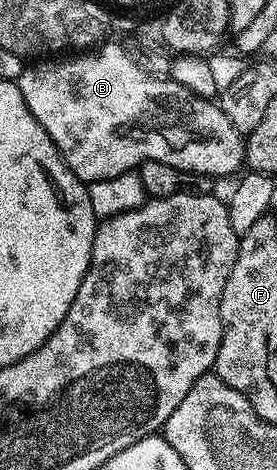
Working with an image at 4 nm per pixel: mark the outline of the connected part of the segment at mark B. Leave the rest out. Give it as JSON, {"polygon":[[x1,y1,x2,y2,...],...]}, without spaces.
{"polygon":[[103,42,93,50,83,51,81,54,74,54,71,60,62,60,66,58,42,58,37,62,30,62,23,67,17,86,20,94,24,94,24,102,28,106,28,110,32,110,32,114,36,118,36,122,40,122,40,126,44,126,44,130,52,138,52,142,58,148,62,160,66,166,73,170,78,179,83,182,91,182,96,180,115,179,118,175,124,175,126,172,132,172,137,169,139,164,146,160,155,160,156,162,164,162,168,166,176,166,185,172,195,172,201,176,213,176,221,178,221,176,230,176,239,167,243,167,246,159,246,145,244,143,243,133,238,132,232,126,232,122,228,122,228,118,222,113,221,107,214,100,206,100,203,96,193,96,188,89,180,86,174,80,165,76,154,76,148,73,141,65,130,57,122,48,121,43]]}

